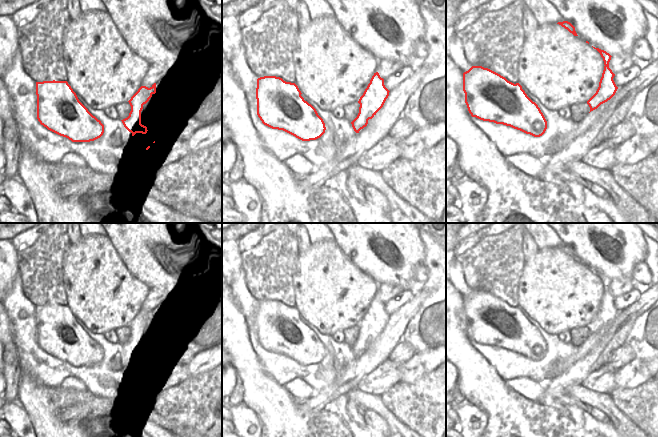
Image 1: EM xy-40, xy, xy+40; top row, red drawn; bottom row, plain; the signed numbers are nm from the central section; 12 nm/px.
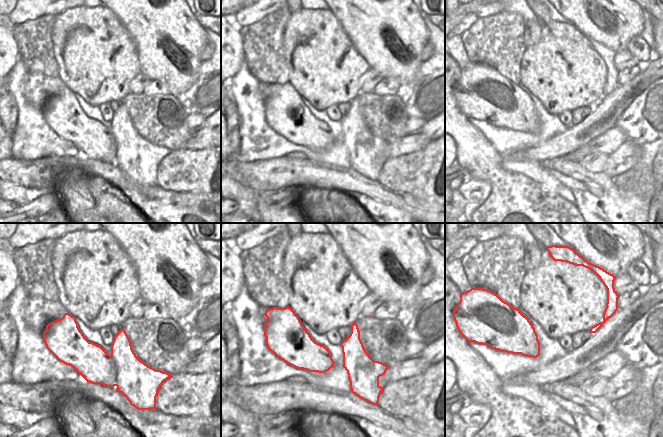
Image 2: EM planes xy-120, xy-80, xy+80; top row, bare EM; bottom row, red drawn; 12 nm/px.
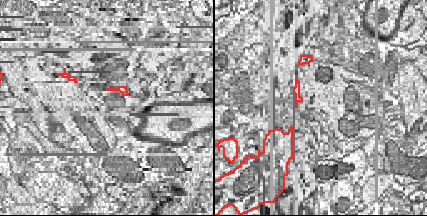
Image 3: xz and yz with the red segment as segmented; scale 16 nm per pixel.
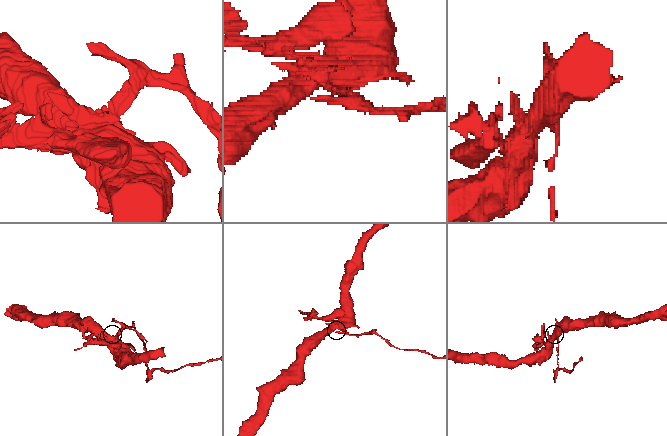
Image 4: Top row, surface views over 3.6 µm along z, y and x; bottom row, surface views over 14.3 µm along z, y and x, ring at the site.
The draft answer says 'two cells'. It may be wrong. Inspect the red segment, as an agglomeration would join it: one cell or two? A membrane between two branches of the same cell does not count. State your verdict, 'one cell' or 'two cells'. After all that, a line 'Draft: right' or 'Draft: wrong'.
two cells
Draft: right

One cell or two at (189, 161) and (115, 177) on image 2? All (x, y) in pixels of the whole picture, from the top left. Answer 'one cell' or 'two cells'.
two cells

